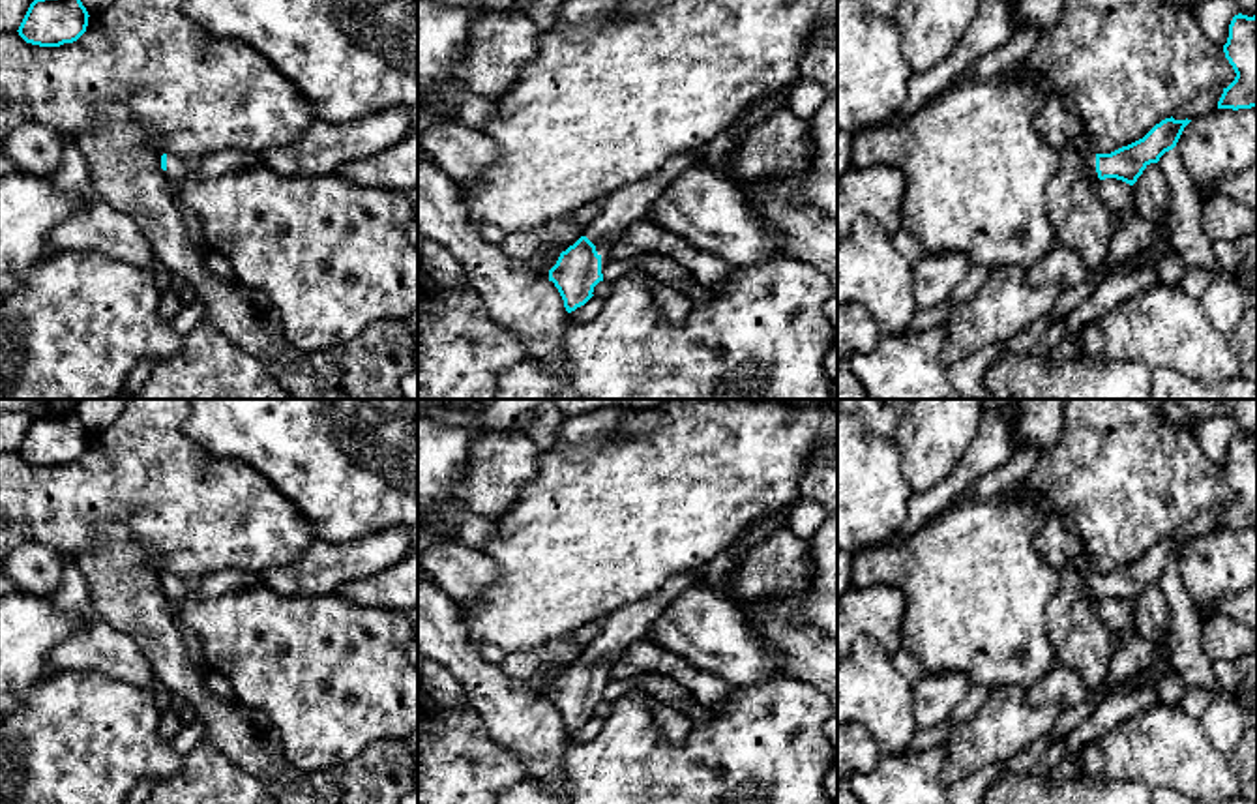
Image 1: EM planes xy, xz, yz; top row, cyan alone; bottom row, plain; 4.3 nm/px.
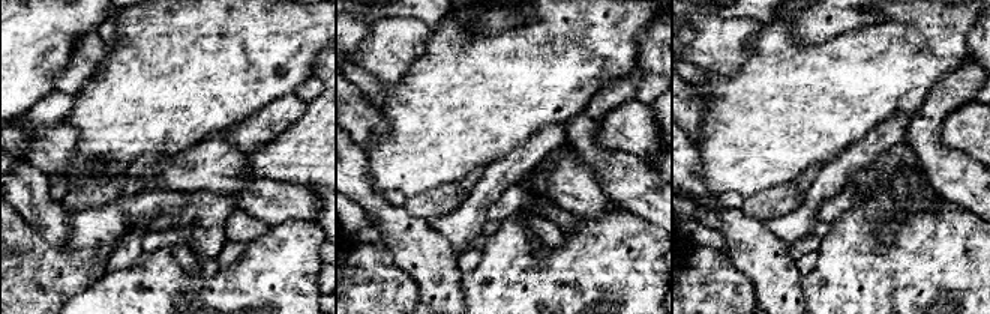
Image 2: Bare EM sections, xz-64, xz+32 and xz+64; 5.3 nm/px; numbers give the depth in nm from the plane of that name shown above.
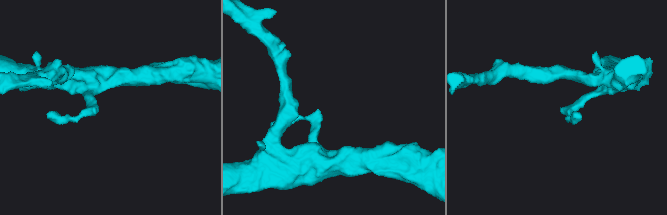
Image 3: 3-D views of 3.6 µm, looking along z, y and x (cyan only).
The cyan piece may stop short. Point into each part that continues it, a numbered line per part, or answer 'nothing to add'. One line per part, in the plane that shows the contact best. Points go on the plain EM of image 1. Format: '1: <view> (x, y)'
1: xz (622, 626)

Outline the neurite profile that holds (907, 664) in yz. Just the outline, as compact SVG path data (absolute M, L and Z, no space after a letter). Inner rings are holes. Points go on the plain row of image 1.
M903 648L892 656L892 663L912 686L925 675L918 658Z

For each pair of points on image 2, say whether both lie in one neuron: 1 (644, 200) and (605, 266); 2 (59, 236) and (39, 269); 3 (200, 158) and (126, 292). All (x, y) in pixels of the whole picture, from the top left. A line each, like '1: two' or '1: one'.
1: two
2: two
3: two

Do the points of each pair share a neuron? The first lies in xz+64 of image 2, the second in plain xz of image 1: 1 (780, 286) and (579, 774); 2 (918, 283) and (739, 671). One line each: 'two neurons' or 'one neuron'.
1: two neurons
2: two neurons

